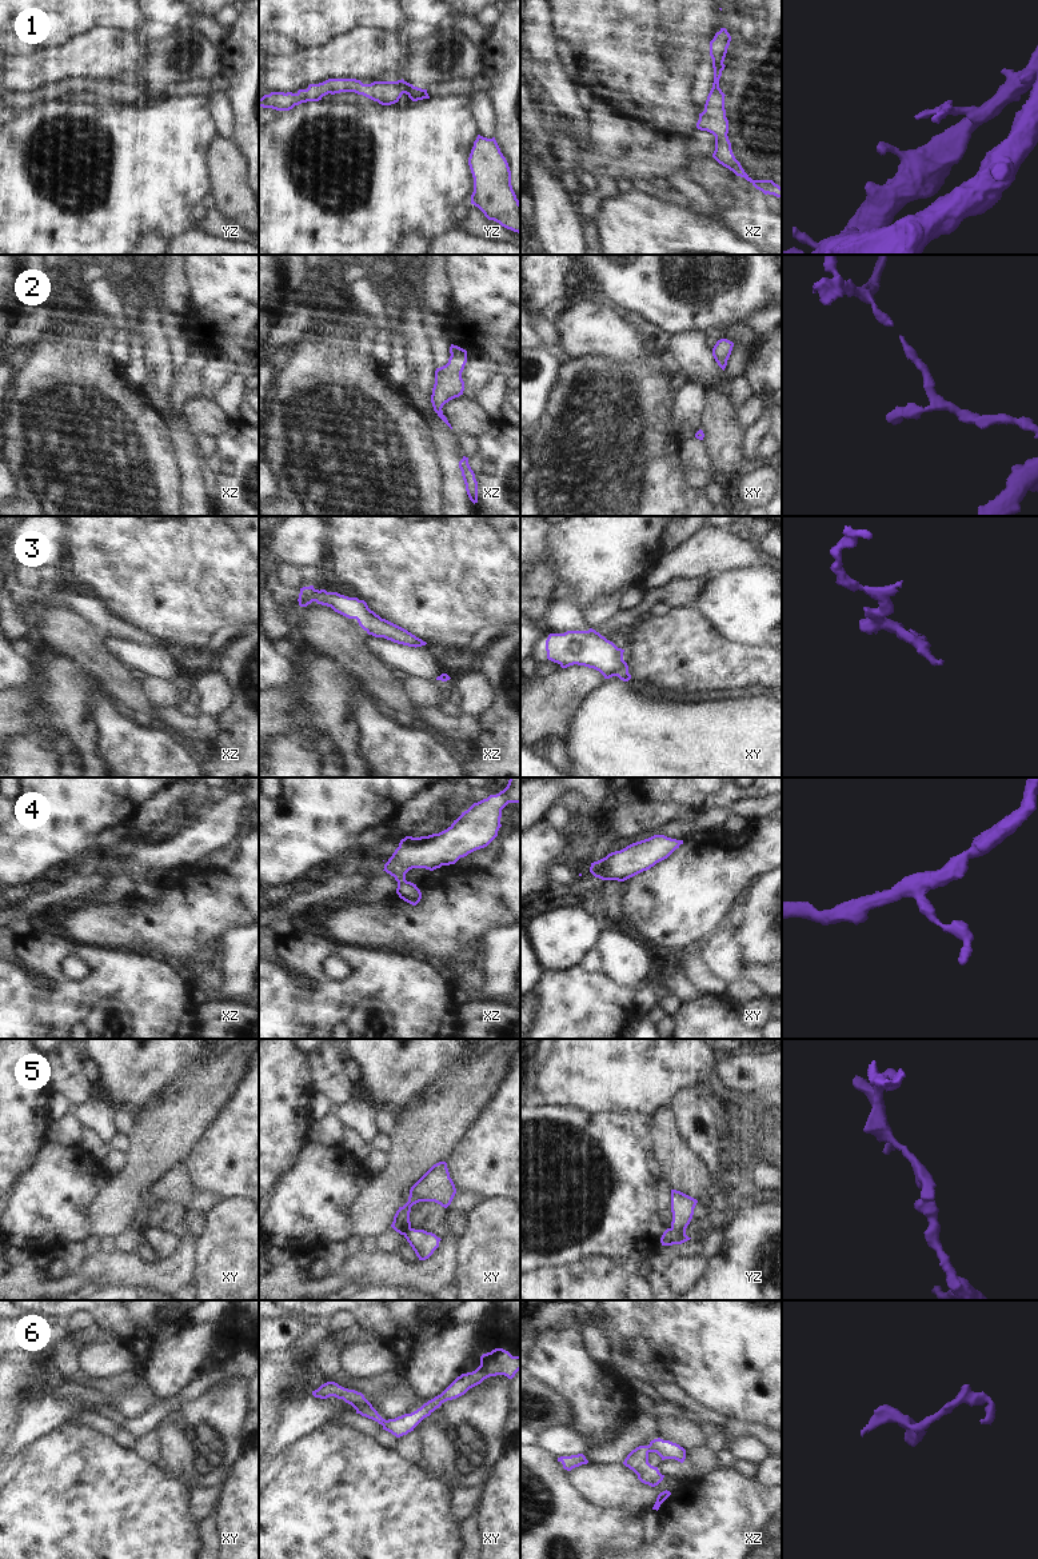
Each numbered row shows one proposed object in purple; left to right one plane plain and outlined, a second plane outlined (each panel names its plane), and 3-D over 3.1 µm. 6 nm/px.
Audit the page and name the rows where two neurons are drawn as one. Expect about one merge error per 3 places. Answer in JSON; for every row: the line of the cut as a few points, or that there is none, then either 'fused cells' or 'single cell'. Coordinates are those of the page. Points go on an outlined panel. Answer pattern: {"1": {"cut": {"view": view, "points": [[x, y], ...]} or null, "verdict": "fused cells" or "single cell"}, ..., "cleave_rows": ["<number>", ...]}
{"1": {"cut": null, "verdict": "single cell"}, "2": {"cut": null, "verdict": "single cell"}, "3": {"cut": null, "verdict": "single cell"}, "4": {"cut": null, "verdict": "single cell"}, "5": {"cut": {"view": "yz", "points": [[671, 1227], [685, 1231]]}, "verdict": "fused cells"}, "6": {"cut": null, "verdict": "single cell"}, "cleave_rows": ["5"]}

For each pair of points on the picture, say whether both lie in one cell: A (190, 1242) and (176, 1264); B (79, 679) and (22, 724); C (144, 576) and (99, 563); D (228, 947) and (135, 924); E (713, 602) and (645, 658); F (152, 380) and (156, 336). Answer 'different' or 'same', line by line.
A: same
B: same
C: same
D: different
E: different
F: same

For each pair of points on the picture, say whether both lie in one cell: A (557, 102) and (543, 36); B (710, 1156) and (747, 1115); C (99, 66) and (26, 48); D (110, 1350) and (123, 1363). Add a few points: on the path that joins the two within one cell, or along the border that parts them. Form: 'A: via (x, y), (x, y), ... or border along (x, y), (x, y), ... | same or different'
A: via (555, 86), (542, 63), (542, 52) | same
B: border along (719, 1122), (726, 1146) | different
C: border along (36, 48), (30, 54), (14, 58) | different
D: via (112, 1352), (120, 1360) | same

